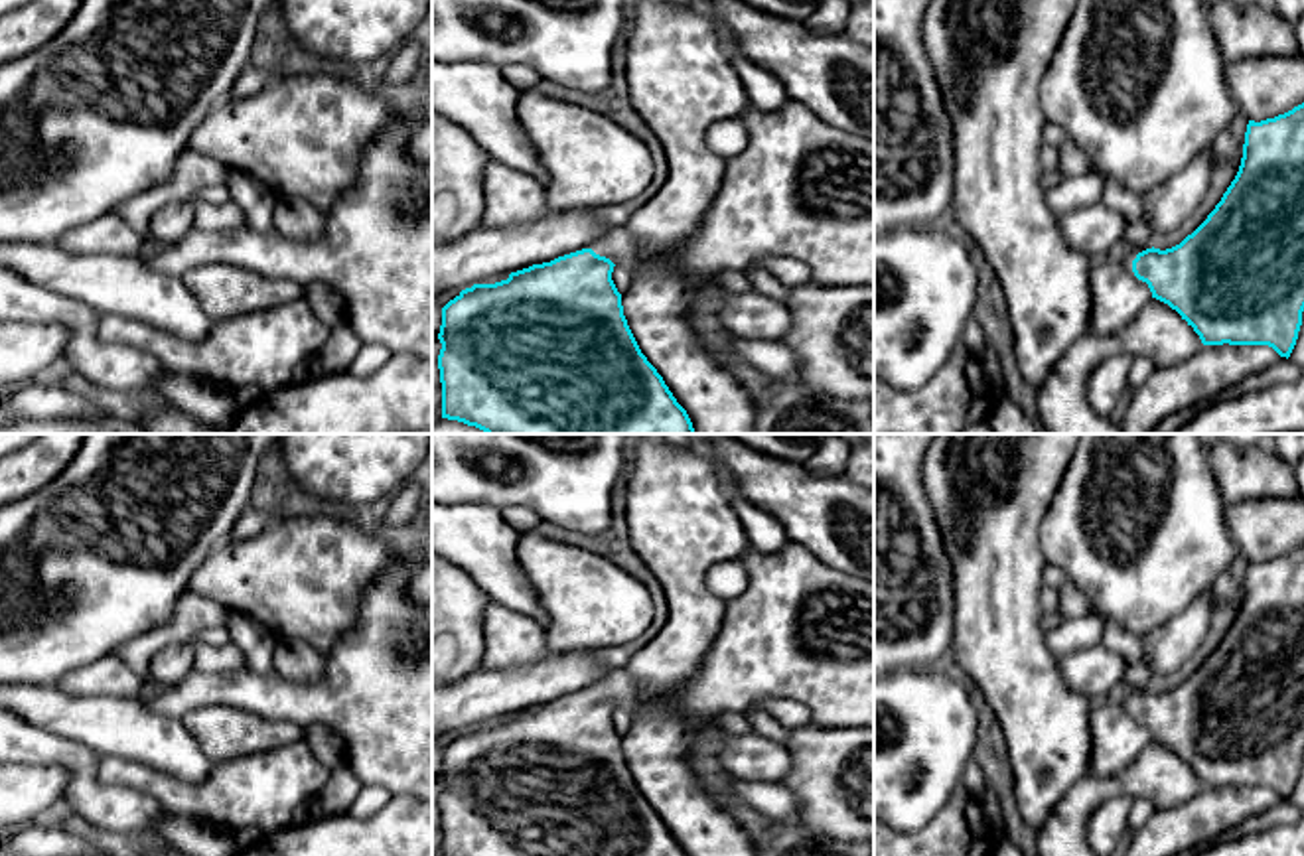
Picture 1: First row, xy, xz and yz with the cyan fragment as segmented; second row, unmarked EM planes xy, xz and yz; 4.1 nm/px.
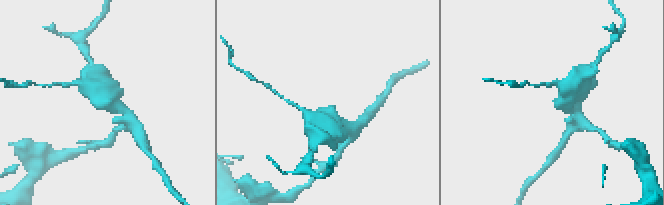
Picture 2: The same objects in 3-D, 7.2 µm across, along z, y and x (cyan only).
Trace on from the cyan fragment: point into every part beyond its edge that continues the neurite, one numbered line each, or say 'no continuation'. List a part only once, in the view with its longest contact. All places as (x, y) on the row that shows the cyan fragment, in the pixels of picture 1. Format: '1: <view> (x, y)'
1: xz (618, 245)

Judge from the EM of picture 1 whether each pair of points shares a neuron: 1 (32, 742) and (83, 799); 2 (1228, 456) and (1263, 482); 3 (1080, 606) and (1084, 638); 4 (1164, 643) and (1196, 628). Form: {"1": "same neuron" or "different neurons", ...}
{"1": "same neuron", "2": "same neuron", "3": "different neurons", "4": "same neuron"}

